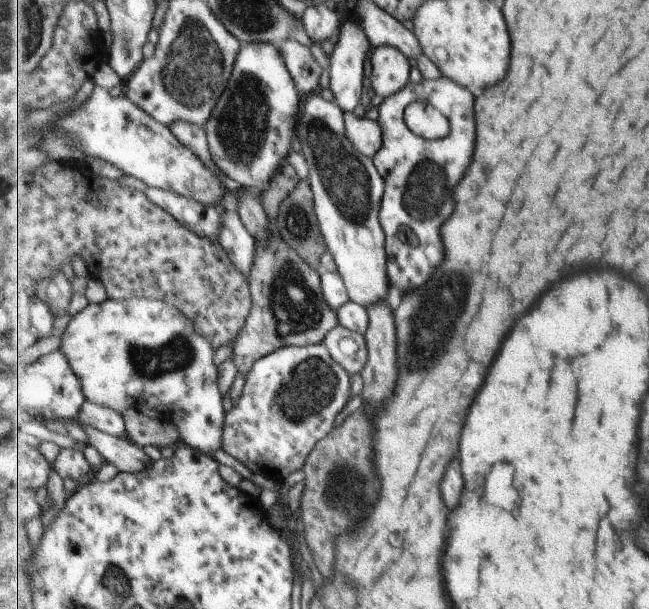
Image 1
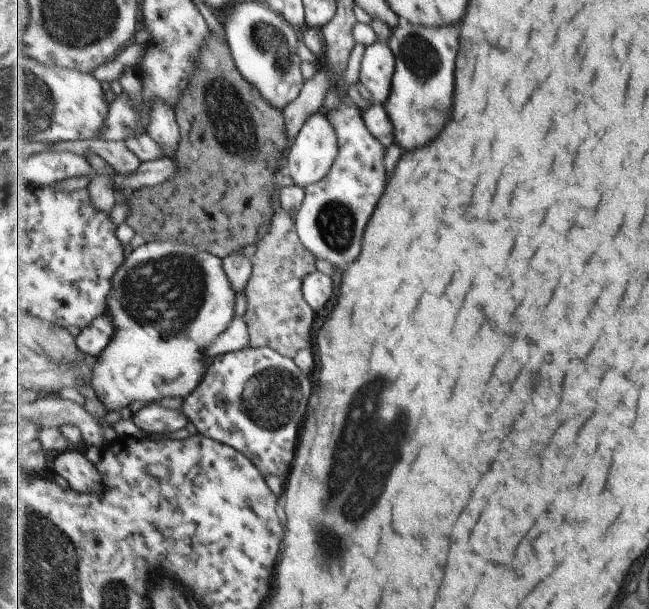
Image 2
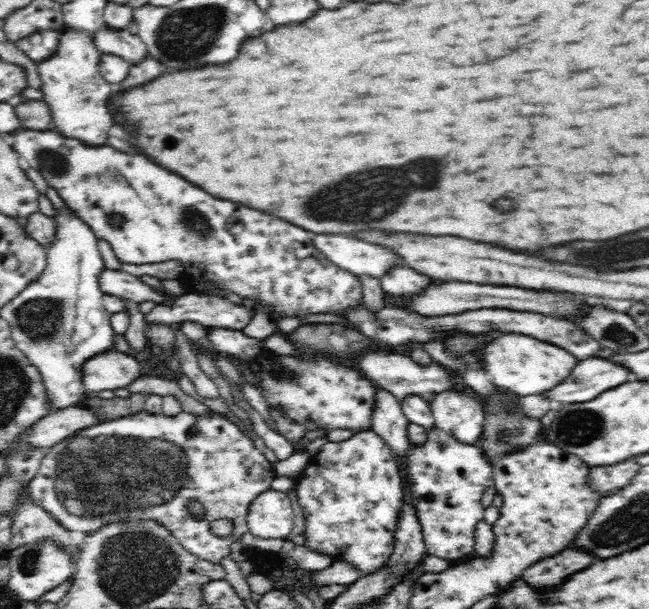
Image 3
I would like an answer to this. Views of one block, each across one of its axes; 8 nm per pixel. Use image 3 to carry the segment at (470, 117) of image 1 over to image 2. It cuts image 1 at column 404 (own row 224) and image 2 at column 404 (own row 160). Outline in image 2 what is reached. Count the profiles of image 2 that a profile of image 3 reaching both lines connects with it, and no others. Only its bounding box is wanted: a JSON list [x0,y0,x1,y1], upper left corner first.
[383,18,461,150]

